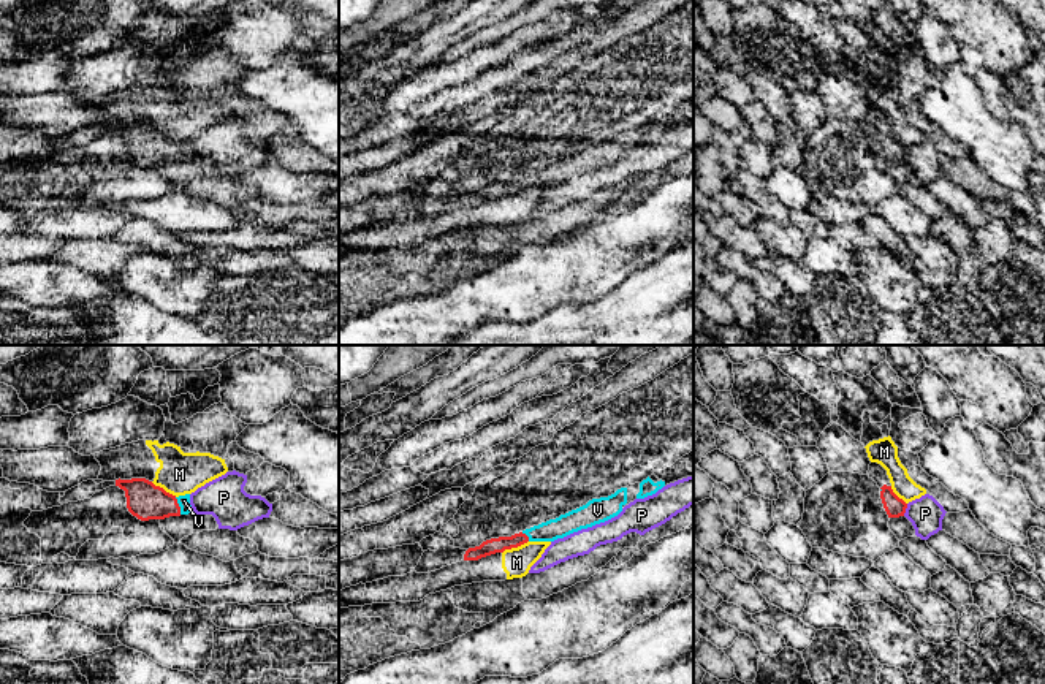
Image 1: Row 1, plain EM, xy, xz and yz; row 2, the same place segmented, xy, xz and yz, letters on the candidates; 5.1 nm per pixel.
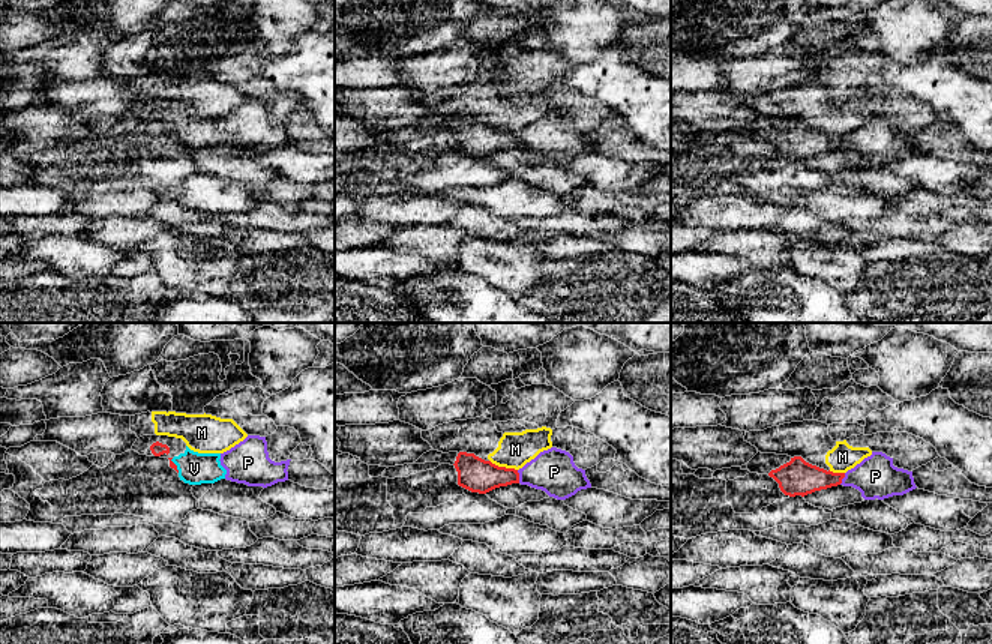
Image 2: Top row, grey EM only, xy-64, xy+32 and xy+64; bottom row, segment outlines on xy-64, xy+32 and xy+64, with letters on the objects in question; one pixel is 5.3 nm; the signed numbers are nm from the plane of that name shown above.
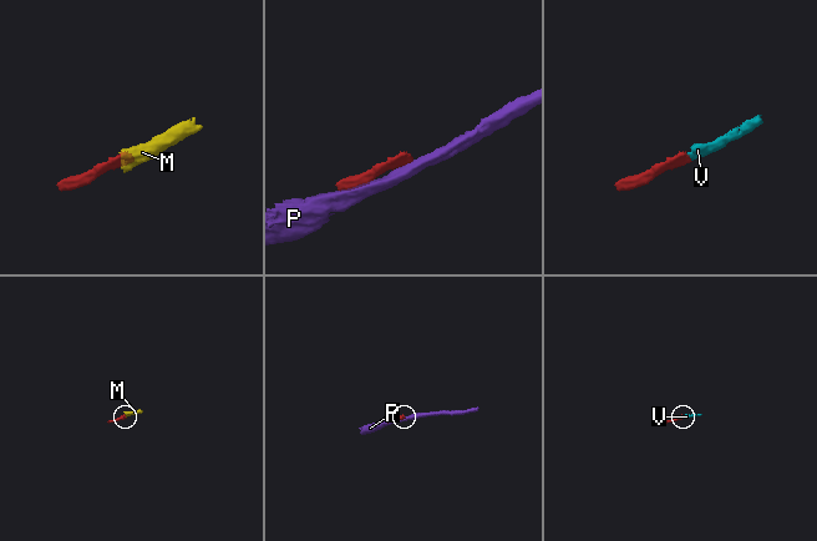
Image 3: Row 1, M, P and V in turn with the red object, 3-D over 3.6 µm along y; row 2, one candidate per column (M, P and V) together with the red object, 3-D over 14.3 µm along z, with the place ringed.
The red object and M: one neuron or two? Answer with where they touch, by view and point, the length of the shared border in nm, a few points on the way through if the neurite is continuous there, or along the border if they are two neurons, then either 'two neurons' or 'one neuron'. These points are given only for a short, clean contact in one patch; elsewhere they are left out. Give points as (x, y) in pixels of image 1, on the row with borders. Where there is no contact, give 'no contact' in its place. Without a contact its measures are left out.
xz (515, 547) | 150 nm | along xz (528, 540), (502, 553) | two neurons

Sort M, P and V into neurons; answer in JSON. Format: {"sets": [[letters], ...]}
{"sets": [["M"], ["P"], ["V"]]}

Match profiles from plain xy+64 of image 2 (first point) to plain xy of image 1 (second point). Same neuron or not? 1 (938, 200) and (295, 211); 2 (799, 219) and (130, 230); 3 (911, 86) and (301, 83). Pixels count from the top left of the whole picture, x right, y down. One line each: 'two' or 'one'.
1: one
2: one
3: one

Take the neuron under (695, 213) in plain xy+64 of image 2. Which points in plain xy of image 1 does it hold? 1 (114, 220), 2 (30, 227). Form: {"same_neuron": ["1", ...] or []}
{"same_neuron": ["1", "2"]}

